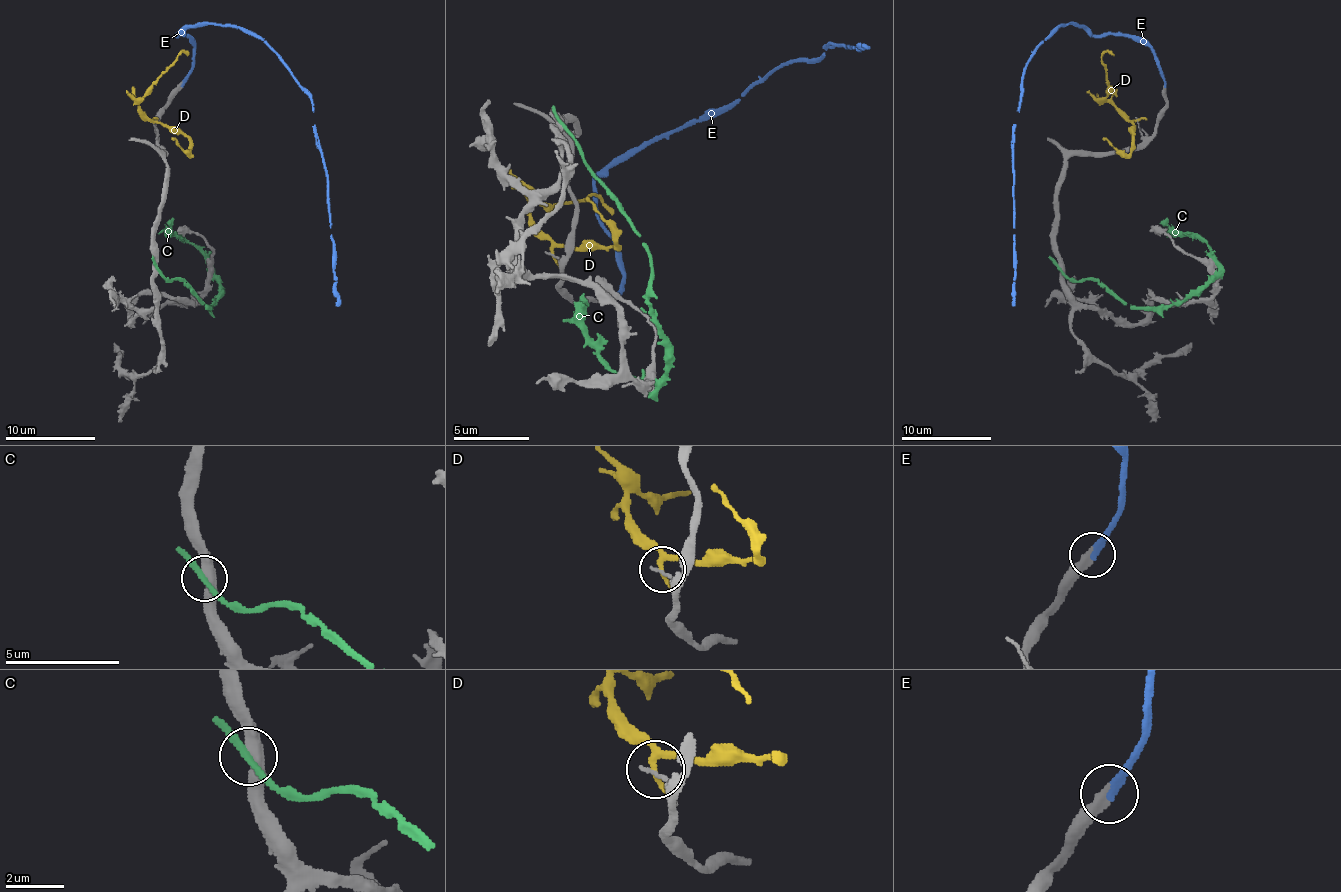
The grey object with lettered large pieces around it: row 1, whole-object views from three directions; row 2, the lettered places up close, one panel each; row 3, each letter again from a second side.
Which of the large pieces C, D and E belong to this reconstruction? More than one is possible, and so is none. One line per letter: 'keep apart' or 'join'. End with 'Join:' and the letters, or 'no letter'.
C: keep apart
D: keep apart
E: join
Join: E

